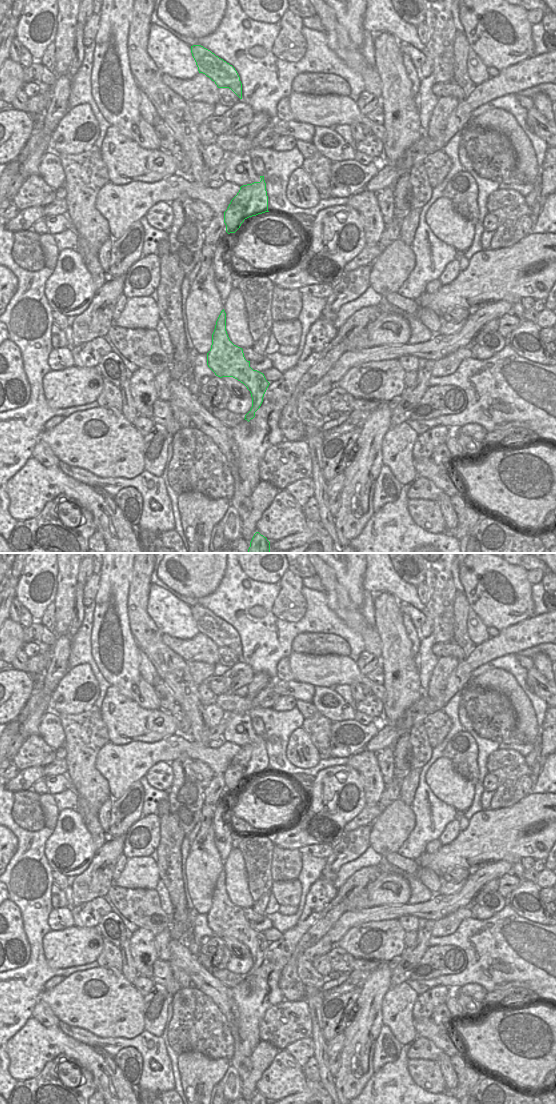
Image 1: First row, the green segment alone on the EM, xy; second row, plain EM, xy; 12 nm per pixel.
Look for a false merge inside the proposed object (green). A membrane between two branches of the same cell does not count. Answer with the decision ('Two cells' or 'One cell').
Two cells.

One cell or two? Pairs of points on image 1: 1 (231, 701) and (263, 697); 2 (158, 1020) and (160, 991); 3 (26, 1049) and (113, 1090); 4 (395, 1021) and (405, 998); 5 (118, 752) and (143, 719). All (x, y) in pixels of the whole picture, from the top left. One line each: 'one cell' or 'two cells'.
1: one cell
2: one cell
3: one cell
4: one cell
5: two cells

